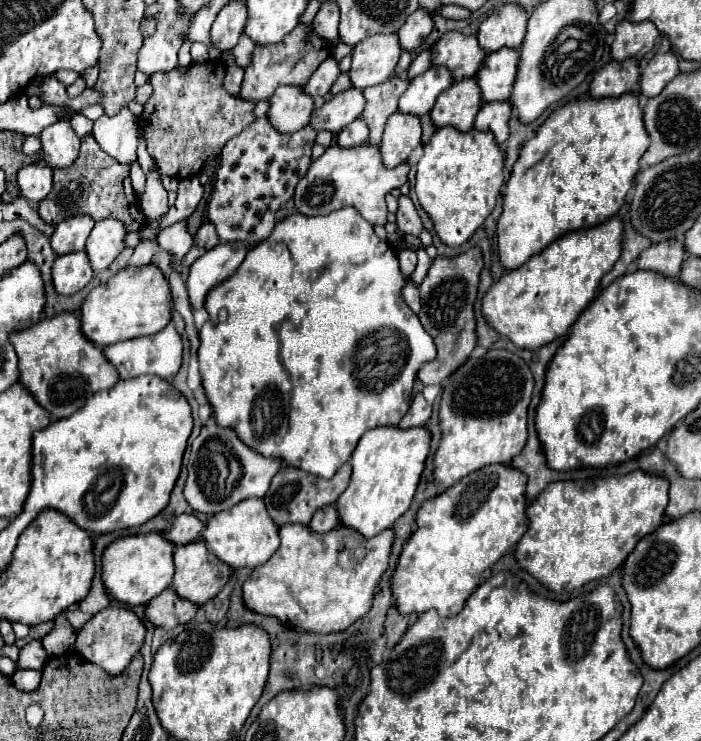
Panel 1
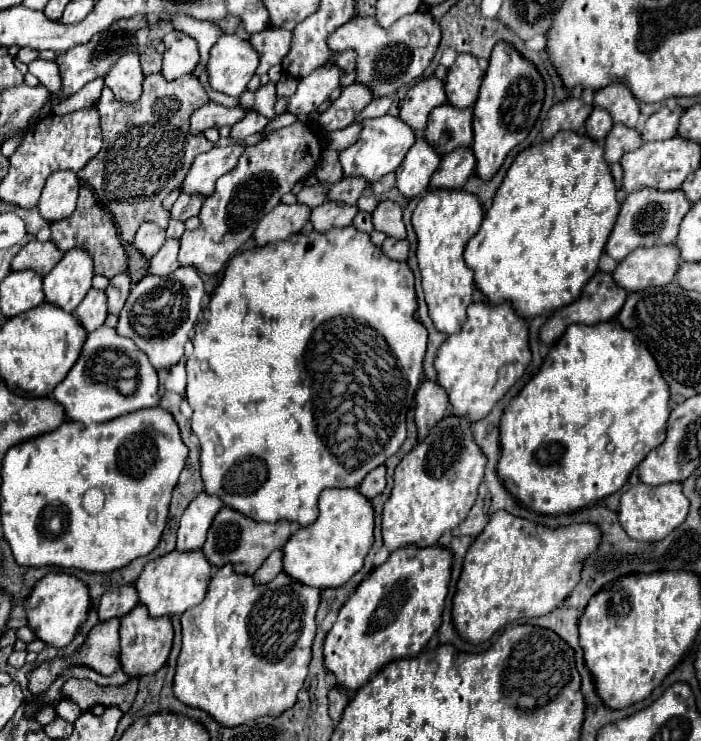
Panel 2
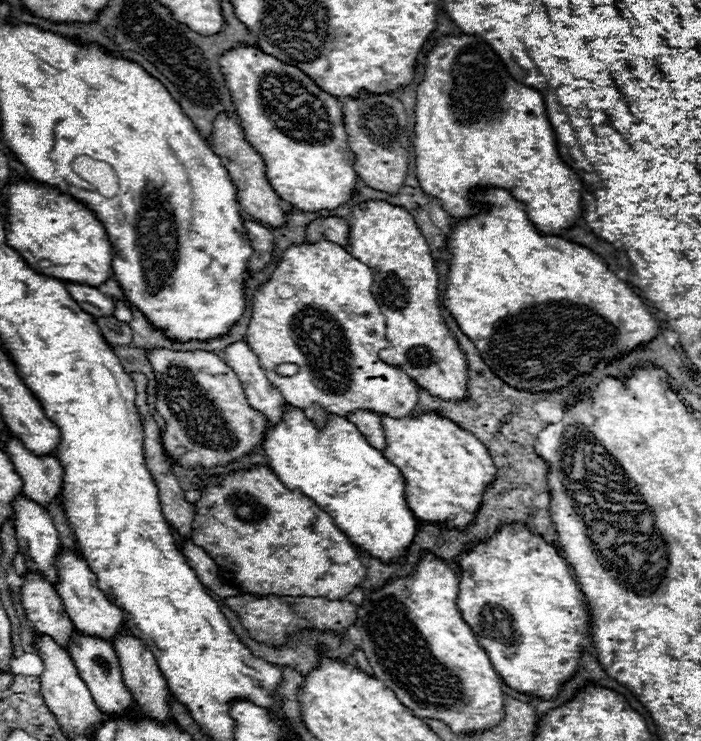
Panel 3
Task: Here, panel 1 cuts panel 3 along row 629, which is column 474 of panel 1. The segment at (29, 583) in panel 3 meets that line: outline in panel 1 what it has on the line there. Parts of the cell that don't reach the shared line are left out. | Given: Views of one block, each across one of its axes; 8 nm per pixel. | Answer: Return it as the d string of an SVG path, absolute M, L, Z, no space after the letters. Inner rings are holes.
M446 32L434 46L434 66L450 68L454 80L474 76L486 58L486 50L480 50L476 36L462 32Z

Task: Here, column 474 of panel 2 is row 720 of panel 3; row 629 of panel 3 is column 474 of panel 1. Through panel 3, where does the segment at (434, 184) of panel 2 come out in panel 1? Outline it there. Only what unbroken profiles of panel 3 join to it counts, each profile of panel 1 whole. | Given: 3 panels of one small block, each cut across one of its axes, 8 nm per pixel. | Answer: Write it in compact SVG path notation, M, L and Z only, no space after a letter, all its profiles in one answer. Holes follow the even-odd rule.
M486 102L474 120L474 128L492 130L496 136L496 142L502 146L510 136L510 130L508 130L510 114L512 114L510 102Z

